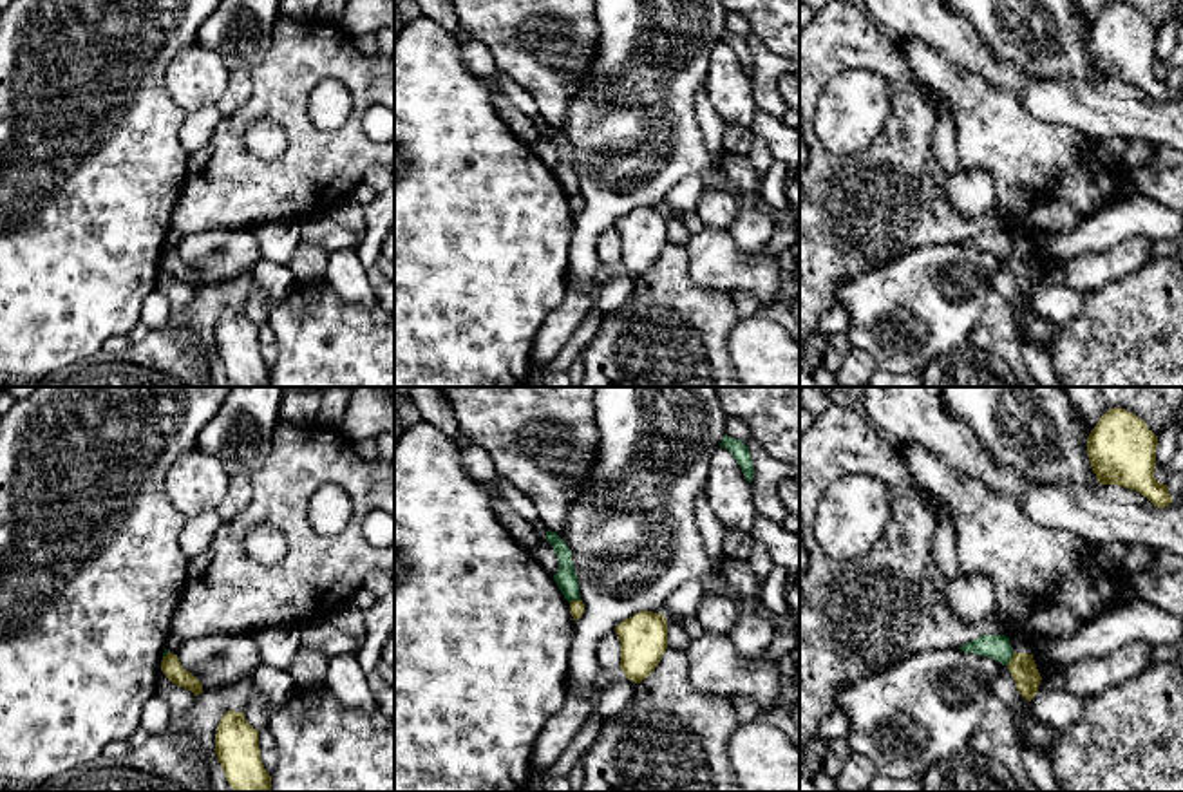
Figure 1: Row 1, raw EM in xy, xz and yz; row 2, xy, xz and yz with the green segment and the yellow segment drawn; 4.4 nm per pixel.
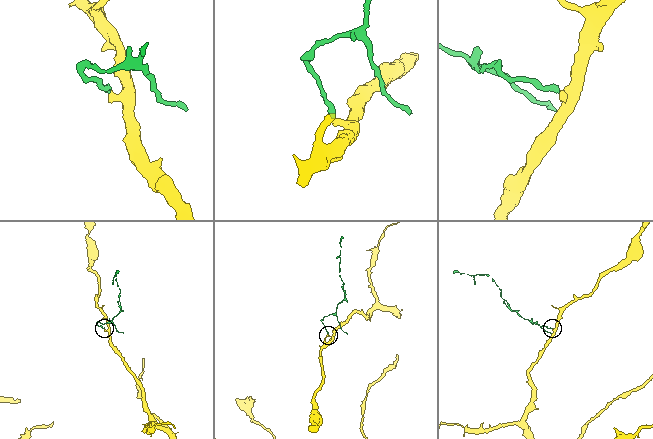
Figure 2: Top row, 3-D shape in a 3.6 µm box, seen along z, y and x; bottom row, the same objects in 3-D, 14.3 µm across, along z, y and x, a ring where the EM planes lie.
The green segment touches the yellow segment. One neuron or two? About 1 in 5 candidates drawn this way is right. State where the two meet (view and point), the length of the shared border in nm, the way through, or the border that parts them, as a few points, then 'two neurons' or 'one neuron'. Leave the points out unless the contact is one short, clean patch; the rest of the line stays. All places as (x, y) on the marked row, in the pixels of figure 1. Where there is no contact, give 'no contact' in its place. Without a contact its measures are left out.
contact yz (1012, 657); length 70 nm; border yz (1013, 653), (1006, 664); two neurons

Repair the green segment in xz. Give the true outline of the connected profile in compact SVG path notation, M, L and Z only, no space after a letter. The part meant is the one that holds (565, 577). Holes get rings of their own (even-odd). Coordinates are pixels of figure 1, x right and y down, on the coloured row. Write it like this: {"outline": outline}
{"outline": "M552 530L546 532L546 541L552 544L557 559L559 559L559 570L554 575L554 580L557 582L559 589L563 591L564 599L568 602L579 600L579 580L573 570L572 562L572 552L566 546L566 542Z"}

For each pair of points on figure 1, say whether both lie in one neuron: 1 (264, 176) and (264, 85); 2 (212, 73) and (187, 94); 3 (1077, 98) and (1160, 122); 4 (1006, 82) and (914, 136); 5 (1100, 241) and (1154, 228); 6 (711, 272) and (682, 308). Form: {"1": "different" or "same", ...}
{"1": "same", "2": "same", "3": "same", "4": "different", "5": "same", "6": "different"}

